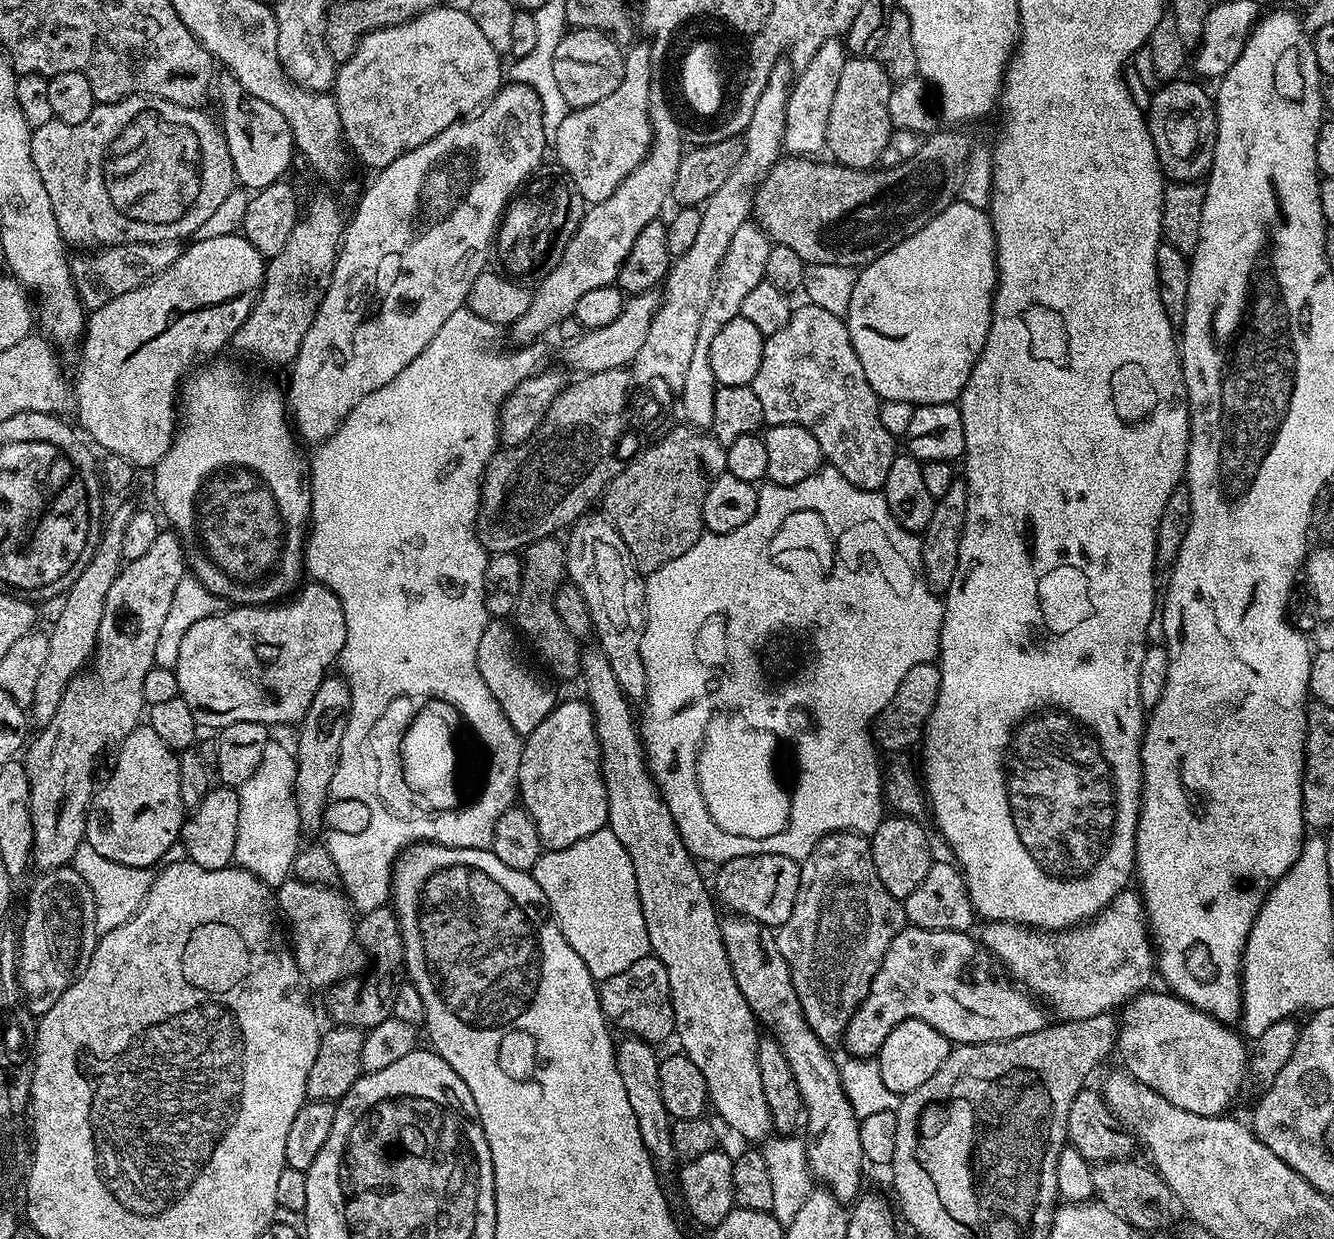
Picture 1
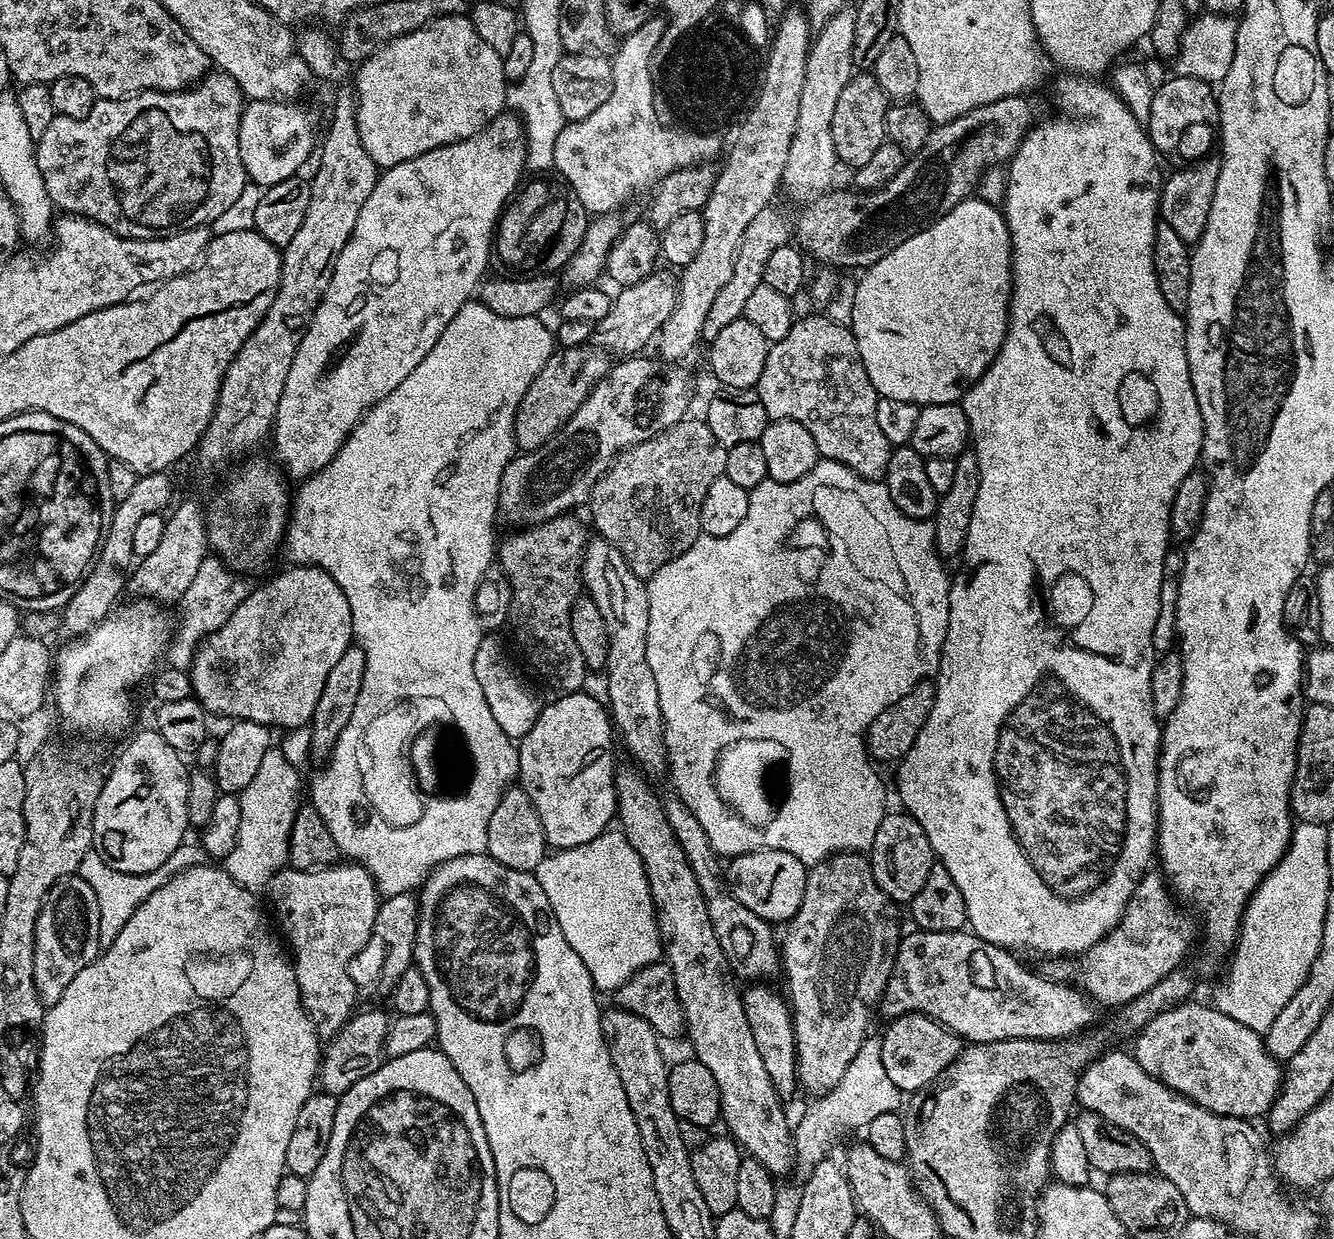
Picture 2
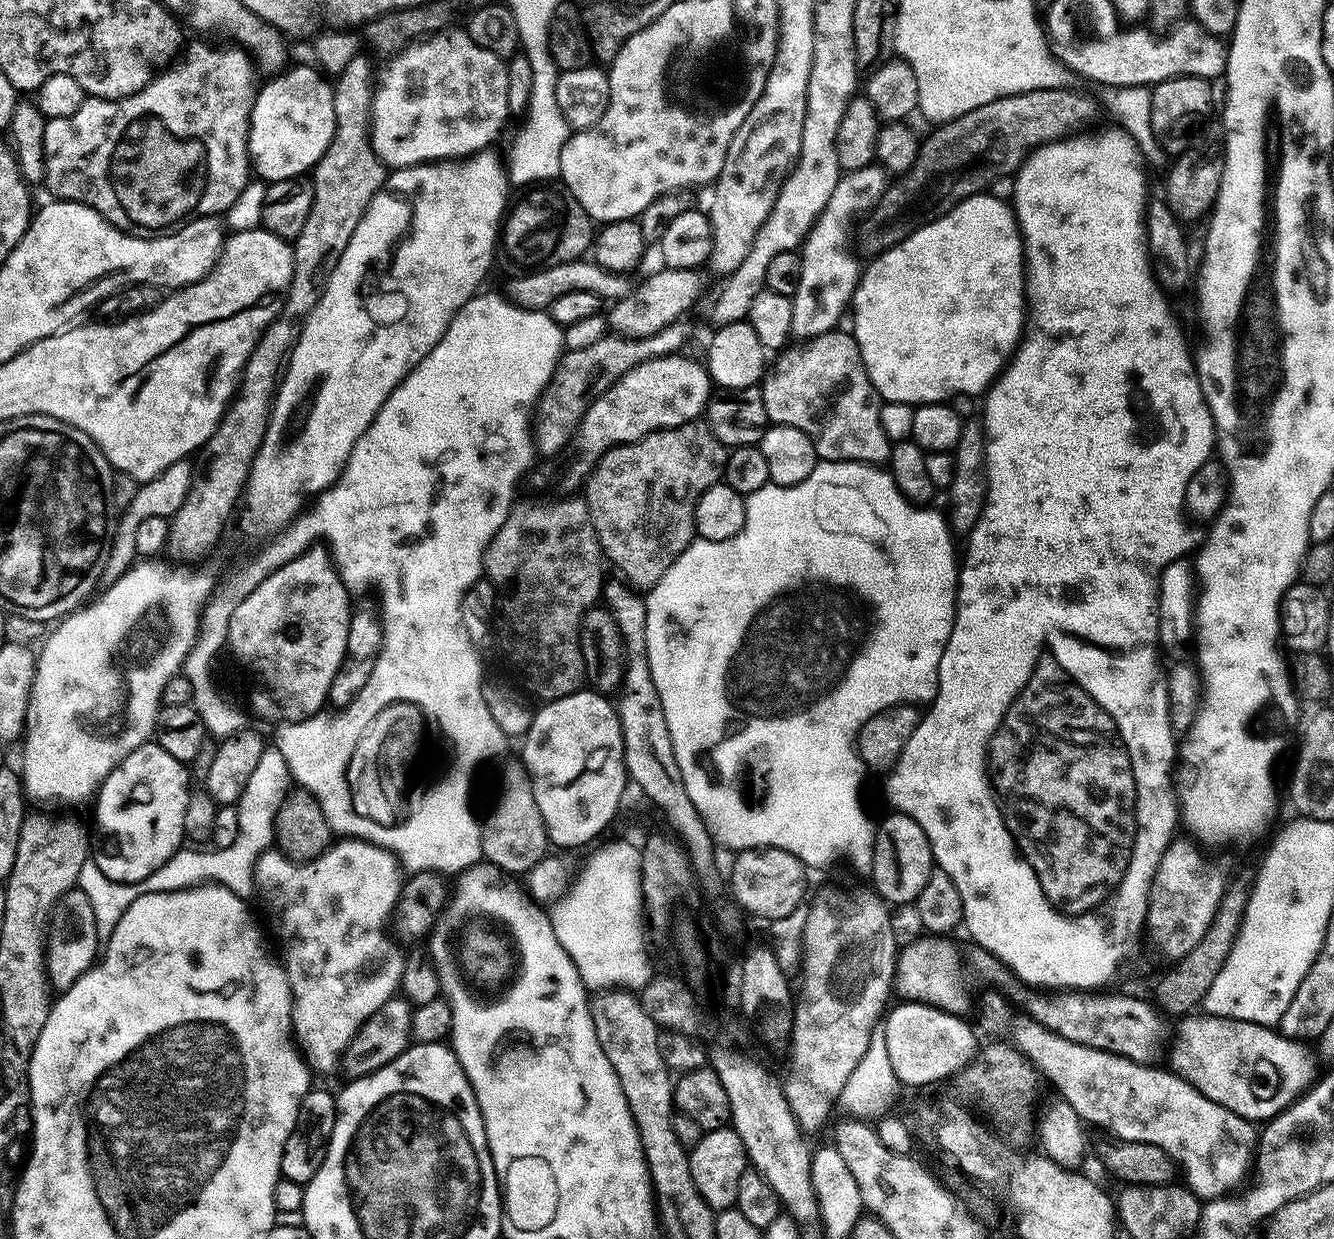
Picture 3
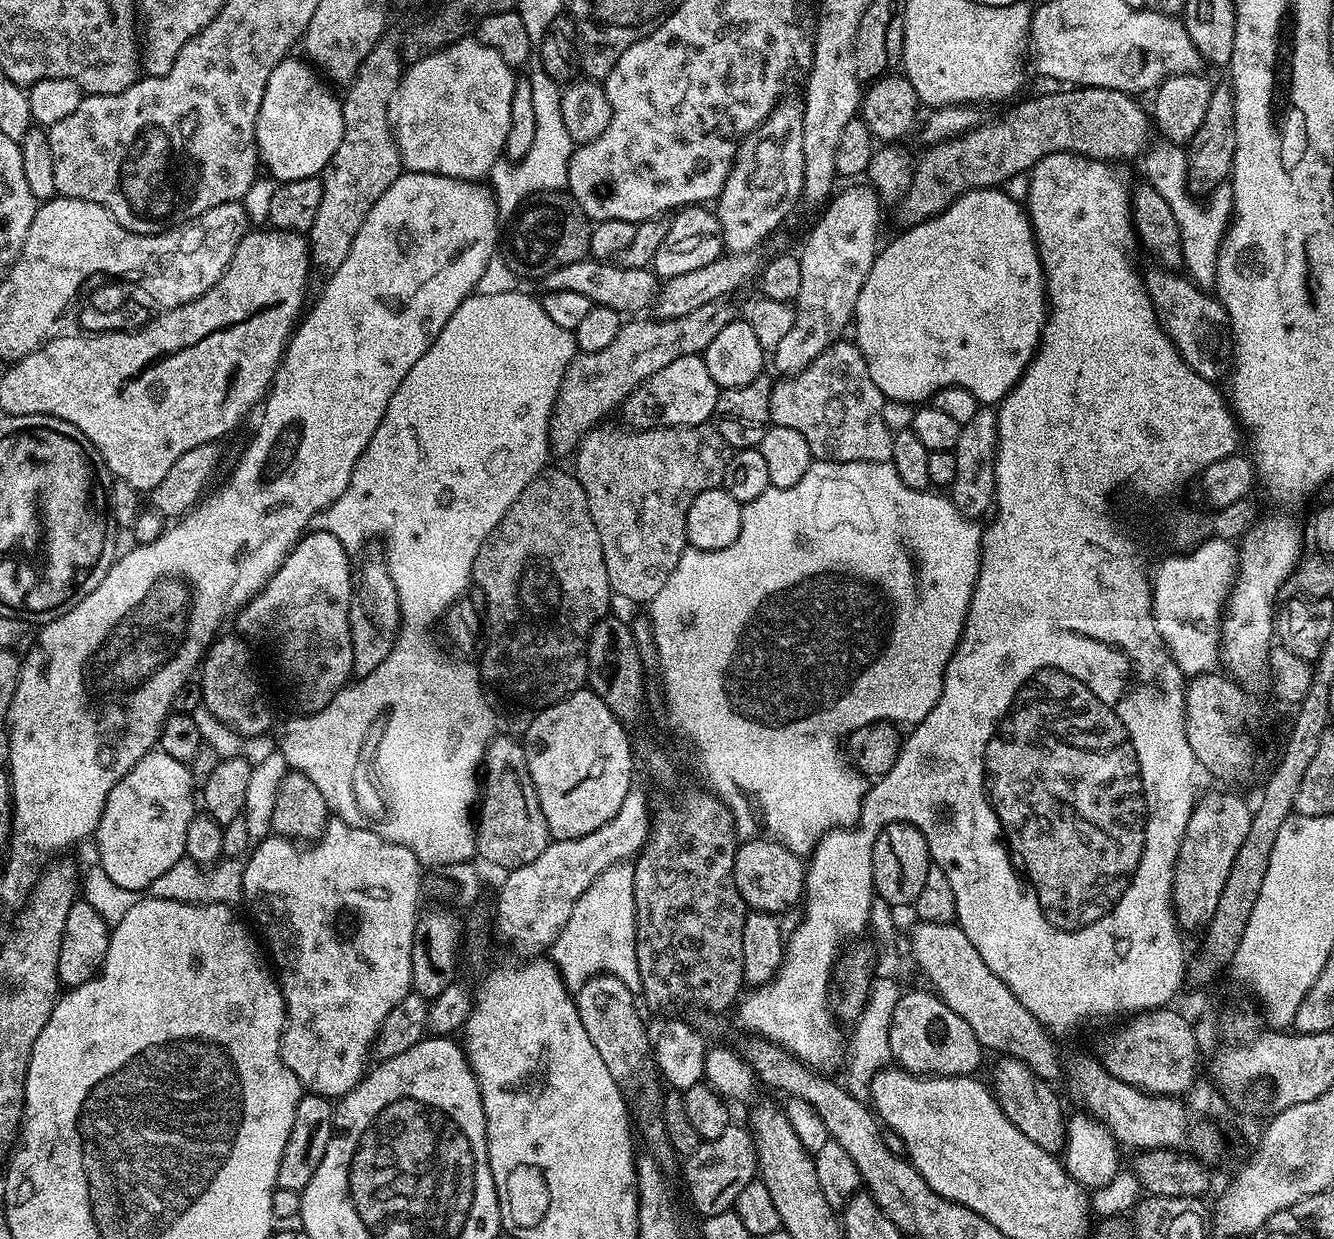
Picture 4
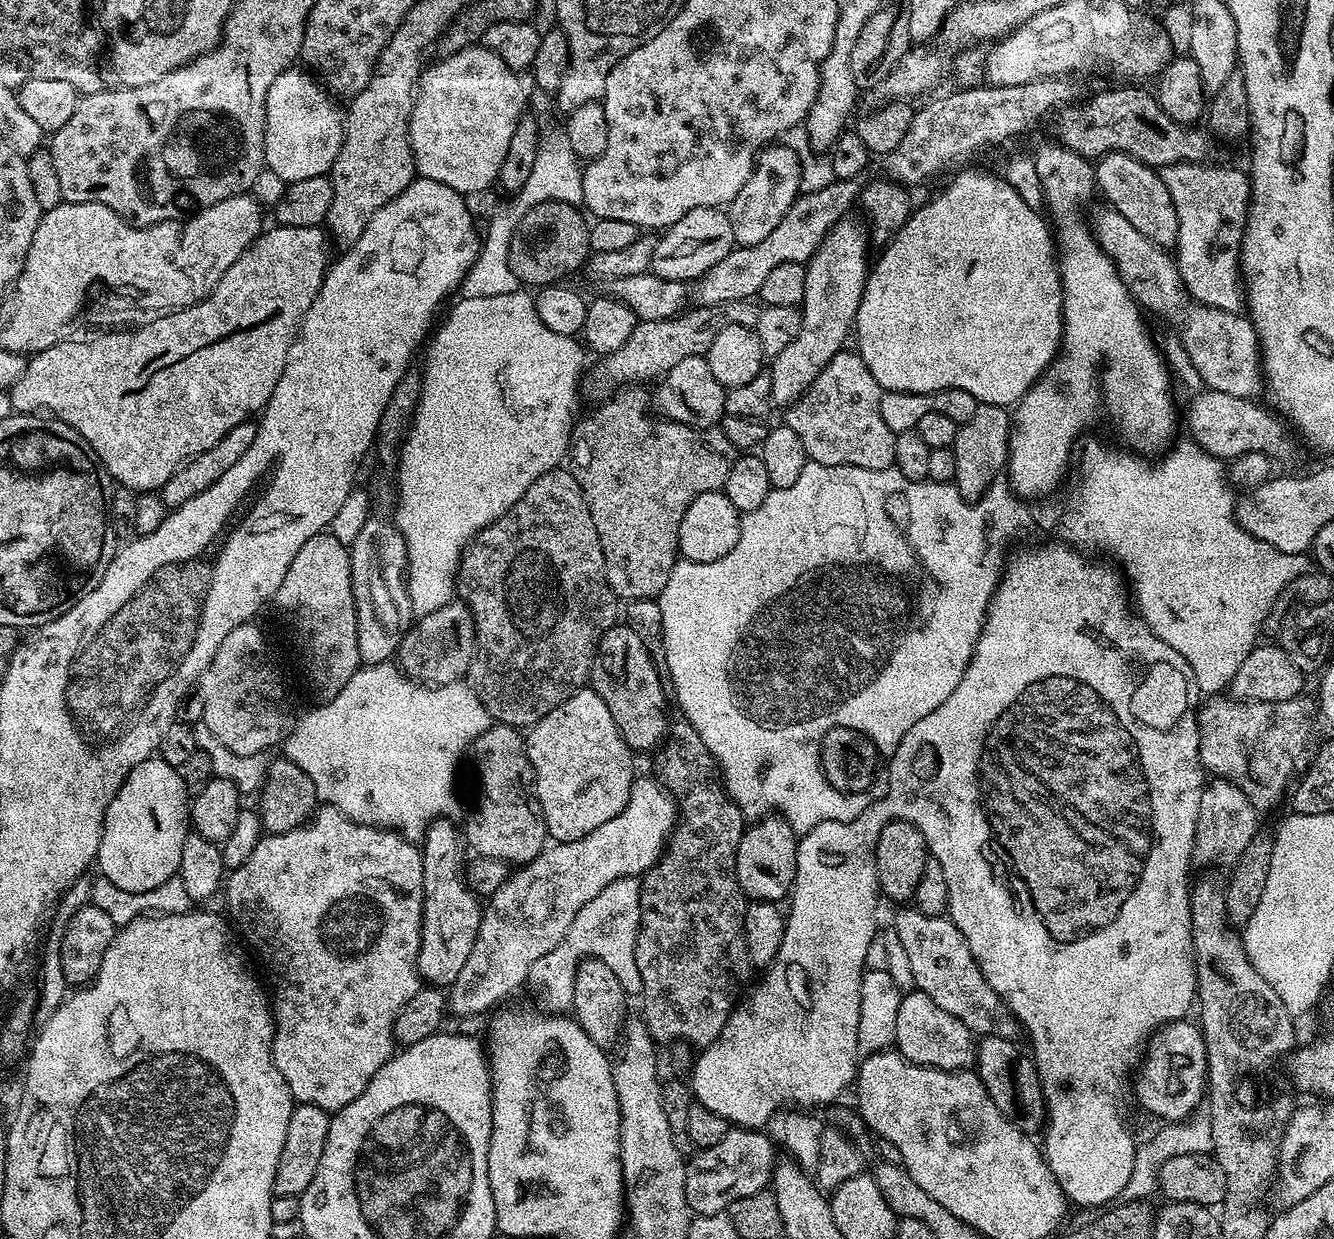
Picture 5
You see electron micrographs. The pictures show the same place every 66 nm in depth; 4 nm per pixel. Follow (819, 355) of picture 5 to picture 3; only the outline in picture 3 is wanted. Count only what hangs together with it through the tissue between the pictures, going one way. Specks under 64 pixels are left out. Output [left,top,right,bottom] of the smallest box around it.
[791,162,889,342]

